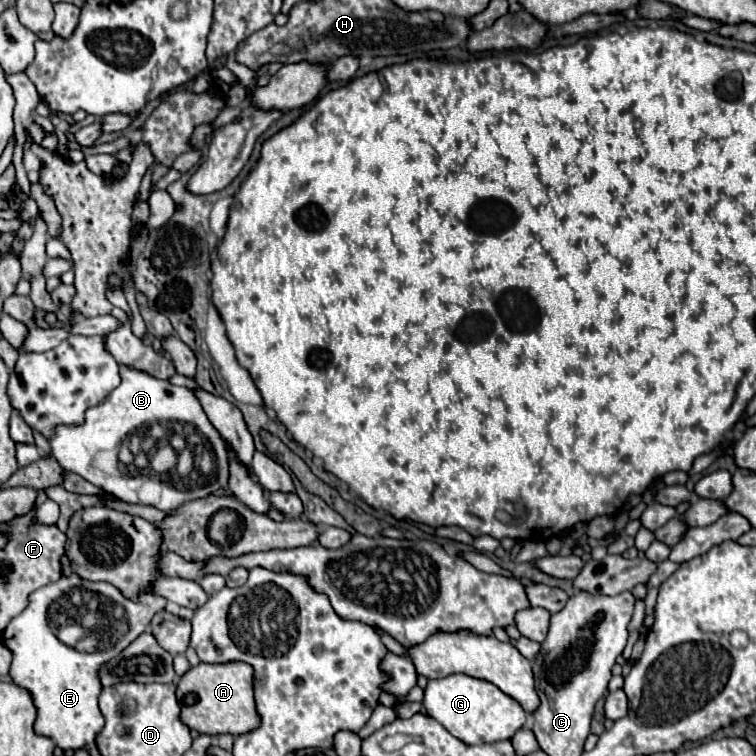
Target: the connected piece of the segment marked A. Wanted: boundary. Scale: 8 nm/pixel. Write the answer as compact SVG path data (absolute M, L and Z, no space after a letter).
M241 661L223 665L199 663L197 667L191 667L179 679L177 701L181 705L181 721L197 733L241 735L259 725L253 699L253 667Z

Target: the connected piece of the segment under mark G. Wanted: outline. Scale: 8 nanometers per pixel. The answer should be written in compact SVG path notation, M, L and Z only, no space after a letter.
M463 673L429 681L425 687L423 707L429 717L437 719L451 735L469 745L483 745L511 739L515 731L525 725L527 719L527 713L521 709L521 705L509 695L505 695L501 689L497 689L493 683Z

